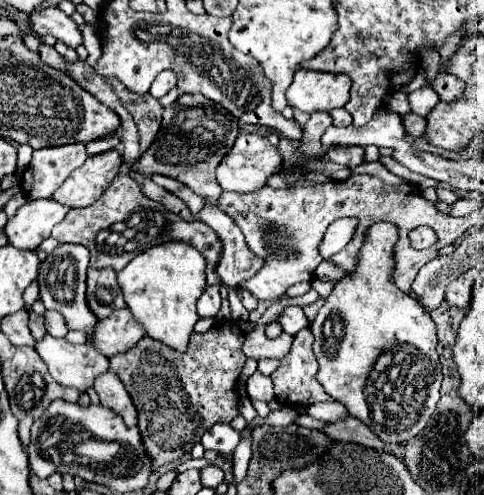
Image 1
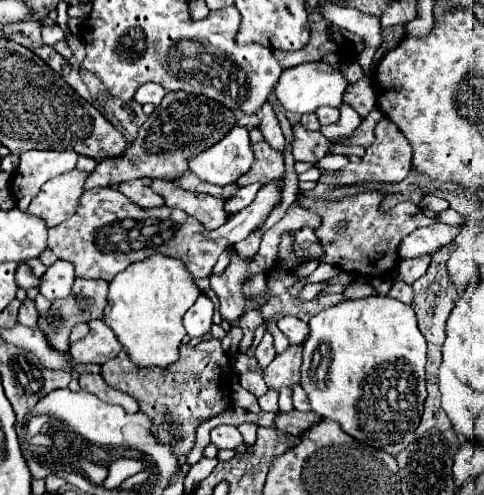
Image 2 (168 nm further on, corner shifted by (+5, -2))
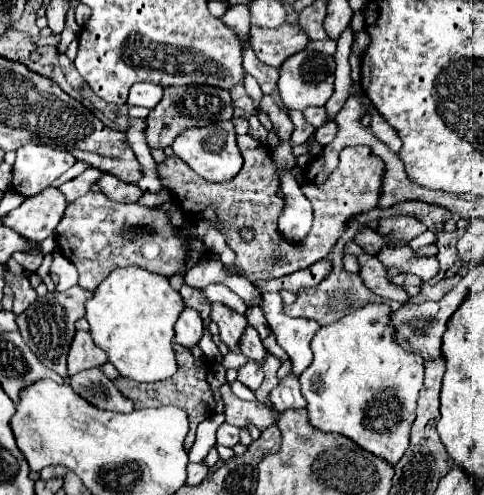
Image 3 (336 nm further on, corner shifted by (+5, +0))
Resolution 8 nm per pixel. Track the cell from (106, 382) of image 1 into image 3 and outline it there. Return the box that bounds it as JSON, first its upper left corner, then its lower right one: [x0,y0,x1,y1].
[68,369,134,413]

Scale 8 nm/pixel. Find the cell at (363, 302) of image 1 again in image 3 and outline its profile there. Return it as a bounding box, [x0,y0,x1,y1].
[300,303,424,465]

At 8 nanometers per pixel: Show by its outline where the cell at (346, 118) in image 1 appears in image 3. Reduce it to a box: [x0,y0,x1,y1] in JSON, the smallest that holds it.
[302,107,326,127]

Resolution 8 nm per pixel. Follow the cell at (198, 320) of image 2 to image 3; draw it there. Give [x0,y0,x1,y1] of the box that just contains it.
[176,309,204,349]

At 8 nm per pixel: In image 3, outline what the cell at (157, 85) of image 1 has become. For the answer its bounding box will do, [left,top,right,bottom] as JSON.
[128,83,164,109]

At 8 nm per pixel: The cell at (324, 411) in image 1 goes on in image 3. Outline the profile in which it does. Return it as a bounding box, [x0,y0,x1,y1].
[260,293,320,375]

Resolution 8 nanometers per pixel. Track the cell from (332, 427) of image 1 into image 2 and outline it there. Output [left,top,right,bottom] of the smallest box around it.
[276,411,324,435]

